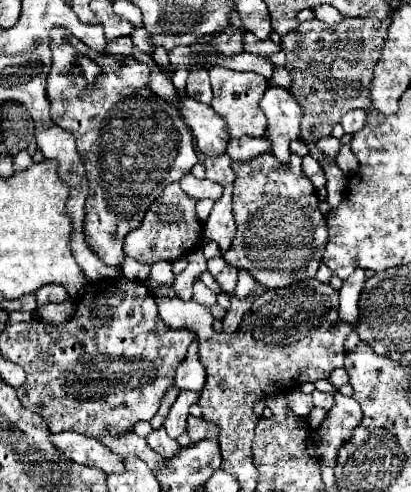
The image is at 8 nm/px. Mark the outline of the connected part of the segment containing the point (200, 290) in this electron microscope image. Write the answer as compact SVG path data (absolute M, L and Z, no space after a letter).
M196 279L196 283L194 283L194 295L192 295L192 299L198 301L200 305L206 305L206 307L216 305L216 293L212 289L208 289L200 279Z

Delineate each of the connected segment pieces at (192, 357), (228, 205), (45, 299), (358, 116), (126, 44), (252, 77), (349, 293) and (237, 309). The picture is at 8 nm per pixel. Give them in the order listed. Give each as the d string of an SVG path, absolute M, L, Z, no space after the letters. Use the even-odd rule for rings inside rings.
M194 341L188 349L186 361L176 369L176 387L178 389L192 389L192 391L202 391L206 383L206 371L200 363L198 357L198 341Z
M226 185L224 195L214 203L208 223L204 225L204 237L214 241L224 253L230 247L234 233L236 233L236 223L232 215L232 185Z
M46 285L44 289L36 291L36 301L38 307L46 305L46 303L60 303L60 301L68 301L68 293L64 293L62 285Z
M352 109L352 111L348 111L344 117L342 117L342 127L344 127L344 131L348 133L348 135L354 135L356 131L360 131L362 127L364 127L364 123L366 123L366 111L362 111L362 109Z
M120 37L116 41L110 41L104 51L110 53L110 55L126 55L126 57L130 57L132 55L132 49L134 49L132 39L130 37Z
M210 67L210 81L212 81L212 91L214 91L214 99L210 103L210 107L220 113L220 117L224 117L224 121L228 123L228 131L232 137L242 137L242 135L250 135L250 137L264 137L266 133L266 117L260 109L260 99L264 95L264 91L268 89L268 79L264 79L258 73L242 73L242 71L232 71L232 69L224 69L224 67Z
M356 269L352 273L352 277L348 277L348 281L342 283L342 289L340 289L340 309L338 309L340 321L356 325L356 319L358 319L358 299L360 299L360 293L364 289L364 281L366 281L364 271Z
M256 285L256 291L254 291L254 295L250 295L250 297L246 297L246 299L238 299L236 295L230 295L230 309L228 309L228 313L226 313L226 317L224 317L224 321L222 321L222 325L224 325L224 331L226 333L232 333L232 331L236 331L238 329L238 325L240 325L240 321L242 321L242 317L244 317L244 313L250 309L250 305L252 305L252 301L258 297L258 295L262 295L266 289L262 287L262 285Z

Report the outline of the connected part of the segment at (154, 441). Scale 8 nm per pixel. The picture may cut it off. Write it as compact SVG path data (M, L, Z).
M164 429L152 431L152 433L146 437L146 441L148 441L148 445L150 445L156 453L160 453L164 459L176 457L176 455L180 453L180 449L182 449L180 443L178 443L176 439L170 439Z

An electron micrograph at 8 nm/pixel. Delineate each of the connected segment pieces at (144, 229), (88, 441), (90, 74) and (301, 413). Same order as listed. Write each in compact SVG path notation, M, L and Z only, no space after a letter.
M180 183L168 185L164 189L162 197L158 197L150 205L142 225L138 229L134 229L134 233L128 233L128 237L124 241L124 253L146 265L154 265L156 261L172 263L172 261L192 253L196 249L198 241L202 239L202 225L196 219L194 207L196 207L196 201L192 201L192 197L182 193Z
M52 433L52 443L74 463L92 465L104 473L124 473L124 461L94 437L80 433Z
M80 57L78 59L78 67L82 69L82 75L86 77L88 83L92 83L96 79L96 75L100 73L100 67L92 59L88 59L88 57Z
M300 389L290 391L290 393L286 395L286 399L288 399L290 409L292 409L298 417L308 417L308 413L310 413L312 407L314 407L314 403L312 403L312 395L302 393Z

